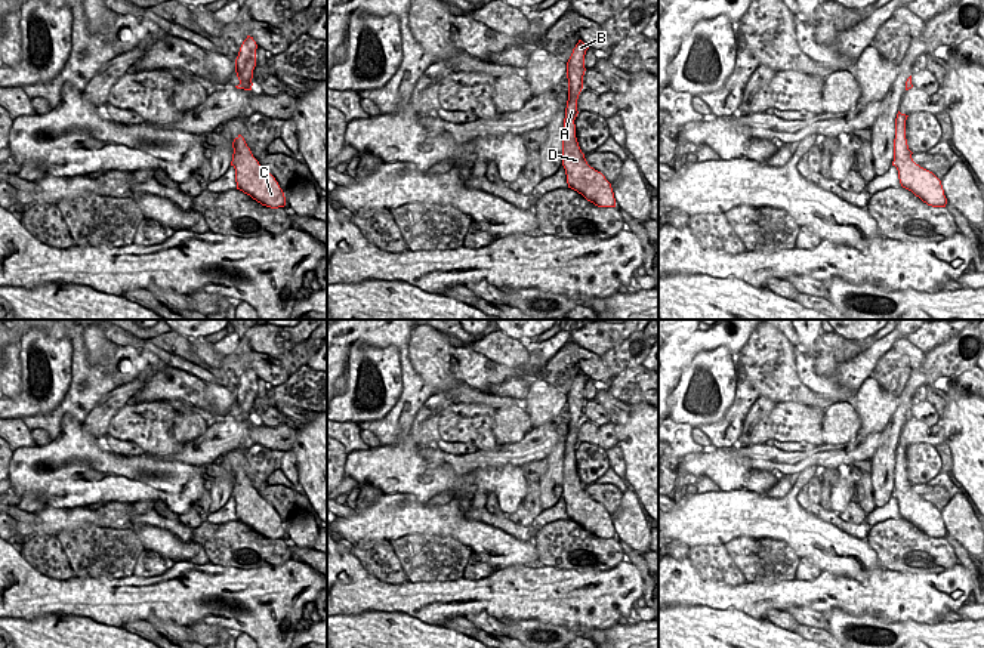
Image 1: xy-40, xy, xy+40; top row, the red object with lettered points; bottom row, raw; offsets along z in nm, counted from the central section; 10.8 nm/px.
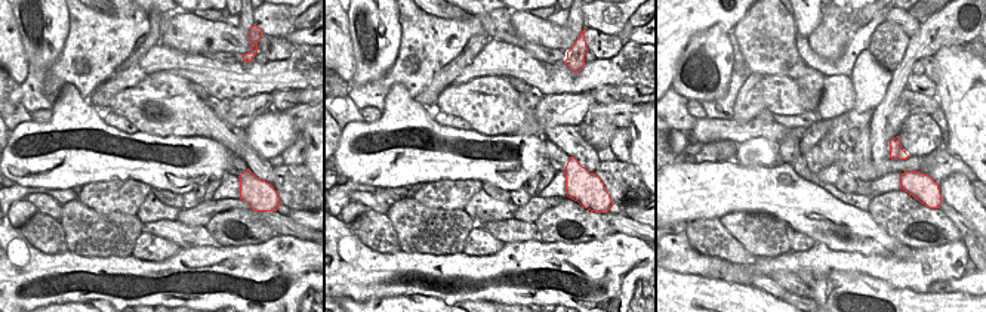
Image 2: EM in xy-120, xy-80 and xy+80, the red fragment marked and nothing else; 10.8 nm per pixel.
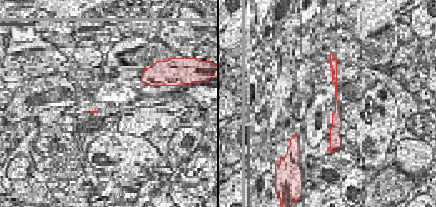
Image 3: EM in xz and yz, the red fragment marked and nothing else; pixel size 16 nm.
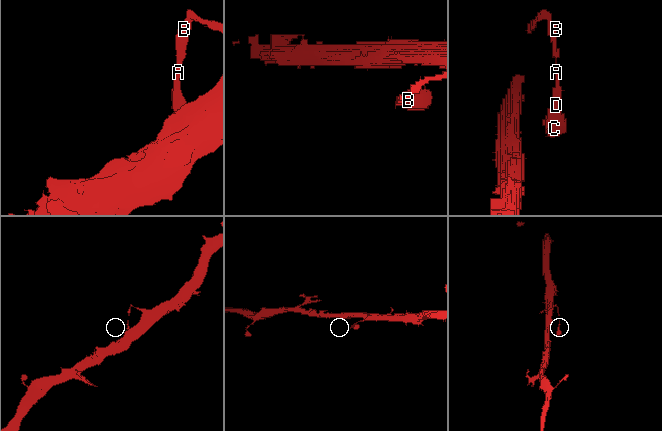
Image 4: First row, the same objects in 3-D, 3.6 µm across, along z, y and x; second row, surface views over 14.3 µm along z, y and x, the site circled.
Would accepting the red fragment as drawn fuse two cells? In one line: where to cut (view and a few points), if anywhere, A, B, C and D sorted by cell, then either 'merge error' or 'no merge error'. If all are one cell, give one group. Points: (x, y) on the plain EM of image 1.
no cut; A B C D; no merge error

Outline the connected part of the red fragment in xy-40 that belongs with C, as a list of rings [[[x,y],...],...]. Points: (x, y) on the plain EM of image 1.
[[[238,466],[232,473],[231,497],[235,500],[237,521],[250,527],[262,537],[278,540],[286,537],[286,528],[275,509],[253,488],[244,469]]]

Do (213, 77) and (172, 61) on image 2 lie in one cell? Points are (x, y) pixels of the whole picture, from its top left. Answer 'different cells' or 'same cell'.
same cell

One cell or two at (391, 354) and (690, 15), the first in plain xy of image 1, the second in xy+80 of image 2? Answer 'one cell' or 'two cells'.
two cells

